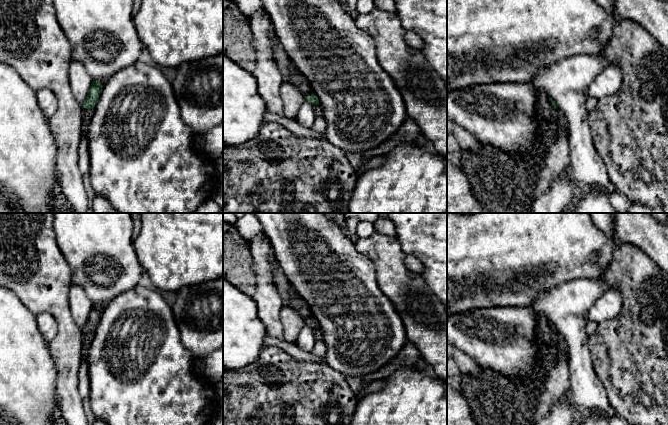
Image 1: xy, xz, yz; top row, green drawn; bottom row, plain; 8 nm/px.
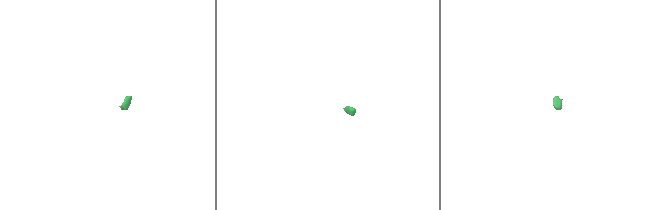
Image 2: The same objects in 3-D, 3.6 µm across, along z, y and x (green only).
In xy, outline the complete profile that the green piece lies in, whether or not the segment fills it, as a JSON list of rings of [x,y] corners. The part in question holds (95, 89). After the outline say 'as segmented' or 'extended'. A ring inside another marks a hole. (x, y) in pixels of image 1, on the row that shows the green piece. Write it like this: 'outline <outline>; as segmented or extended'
outline [[[108,78],[93,80],[89,89],[89,93],[81,105],[84,114],[84,129],[87,128],[89,119],[92,115],[93,108],[95,107],[103,85],[107,82]]]; extended

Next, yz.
outline [[[541,97],[538,99],[536,107],[537,118],[540,121],[537,135],[542,144],[539,153],[534,153],[526,159],[490,144],[483,144],[480,154],[468,153],[464,158],[463,172],[468,178],[471,192],[488,213],[531,213],[538,175],[545,167],[549,146],[553,141],[555,133],[554,113],[558,105],[552,99]]]; extended

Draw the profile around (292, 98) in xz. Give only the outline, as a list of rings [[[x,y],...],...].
[[[283,82],[280,86],[284,117],[295,119],[299,108],[306,101],[303,93],[291,83]]]

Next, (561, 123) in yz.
[[[559,106],[555,109],[554,122],[555,122],[555,133],[553,136],[553,140],[556,139],[559,133],[565,133],[569,139],[569,123],[562,109]]]

